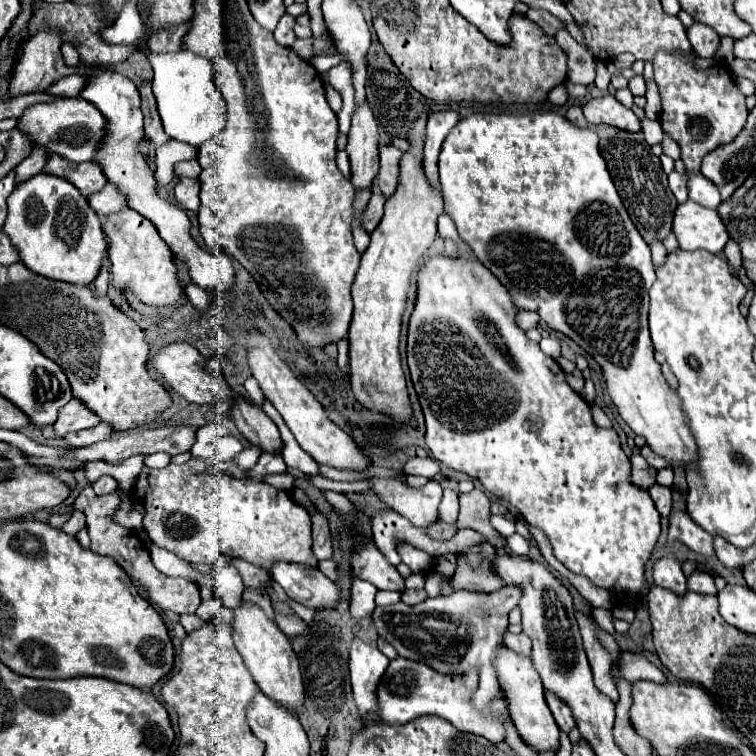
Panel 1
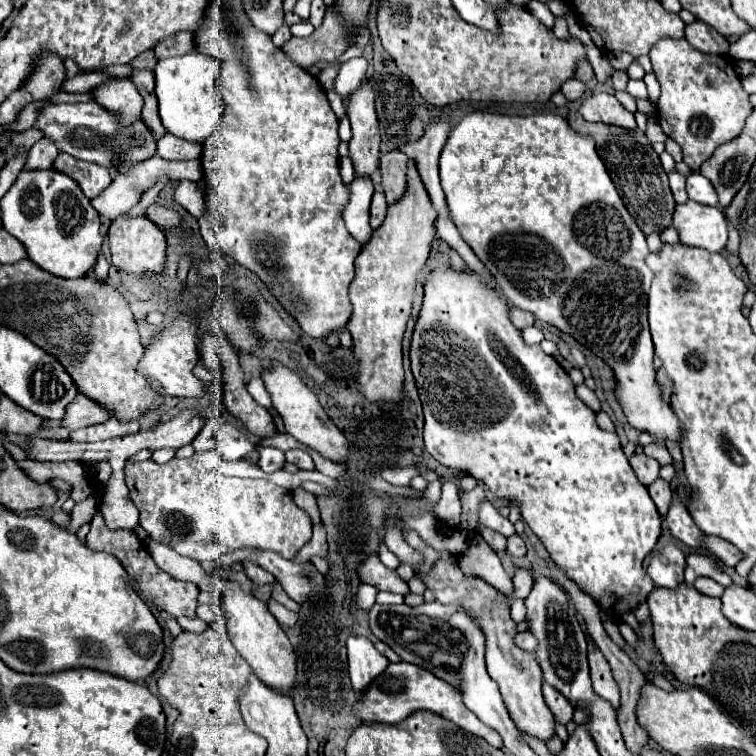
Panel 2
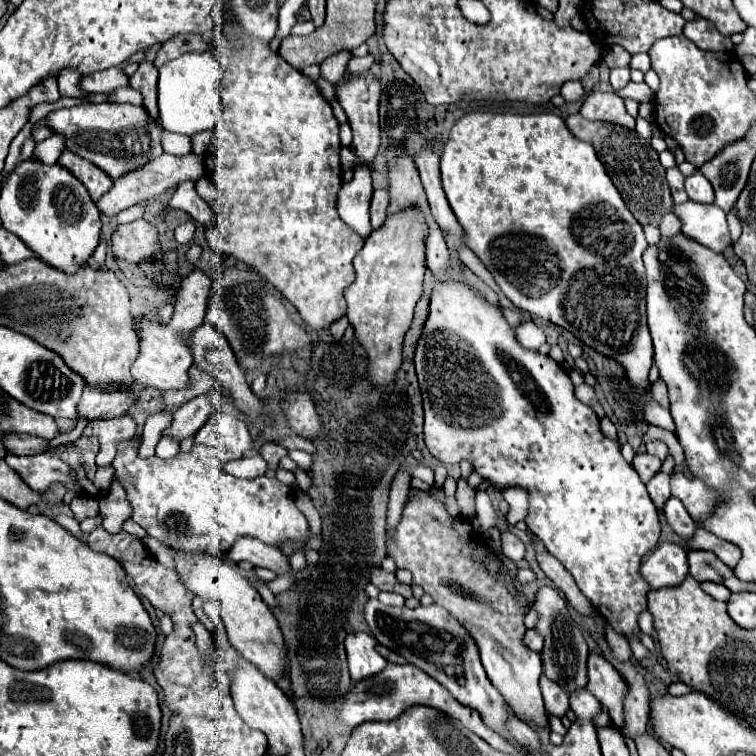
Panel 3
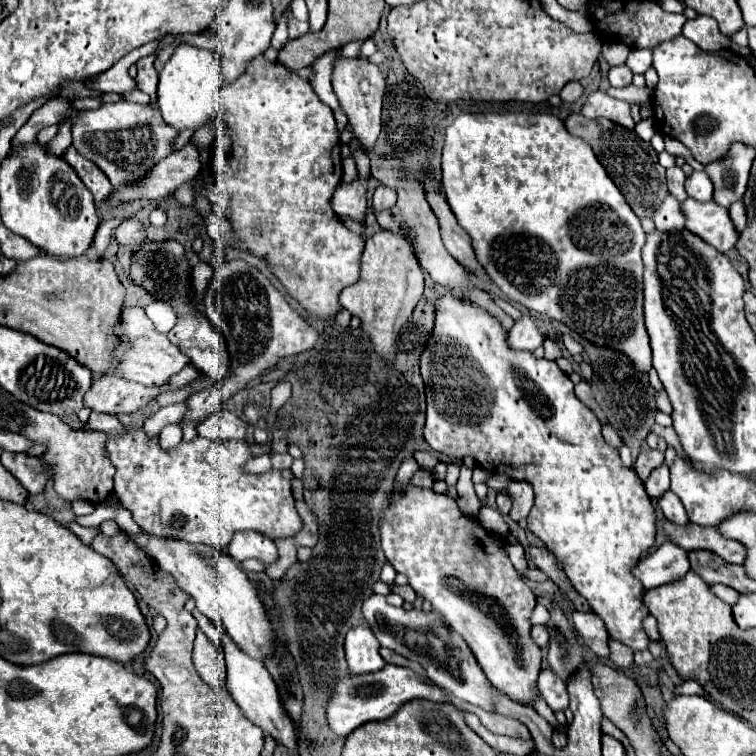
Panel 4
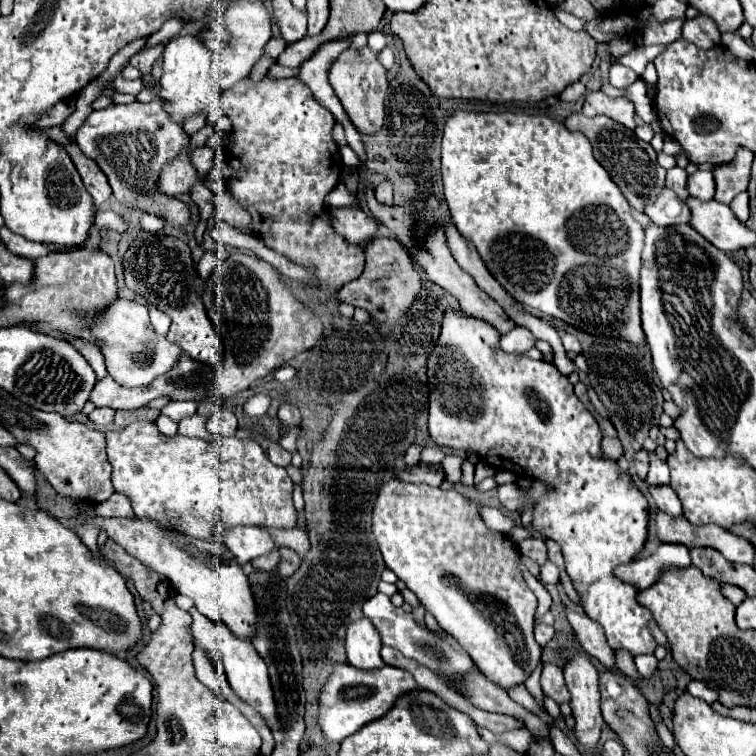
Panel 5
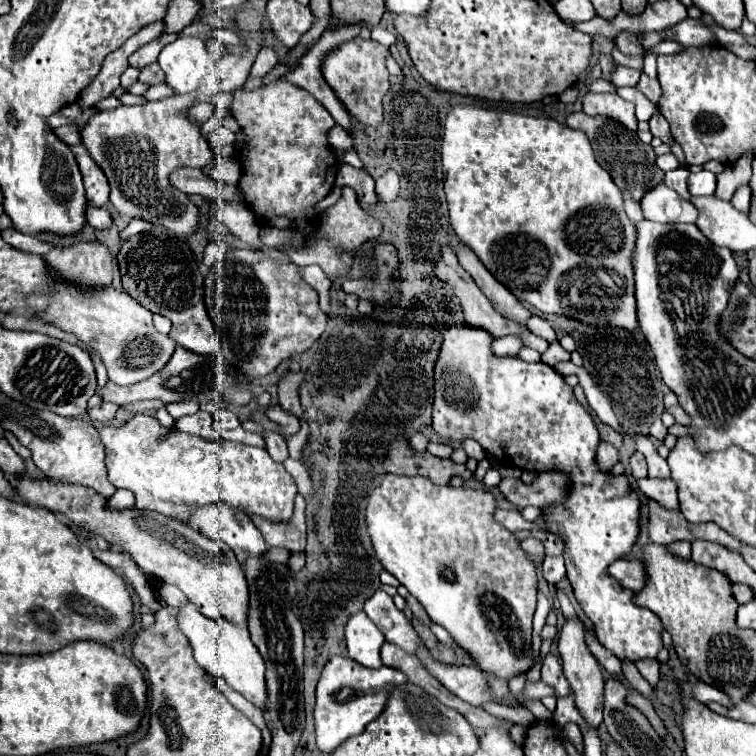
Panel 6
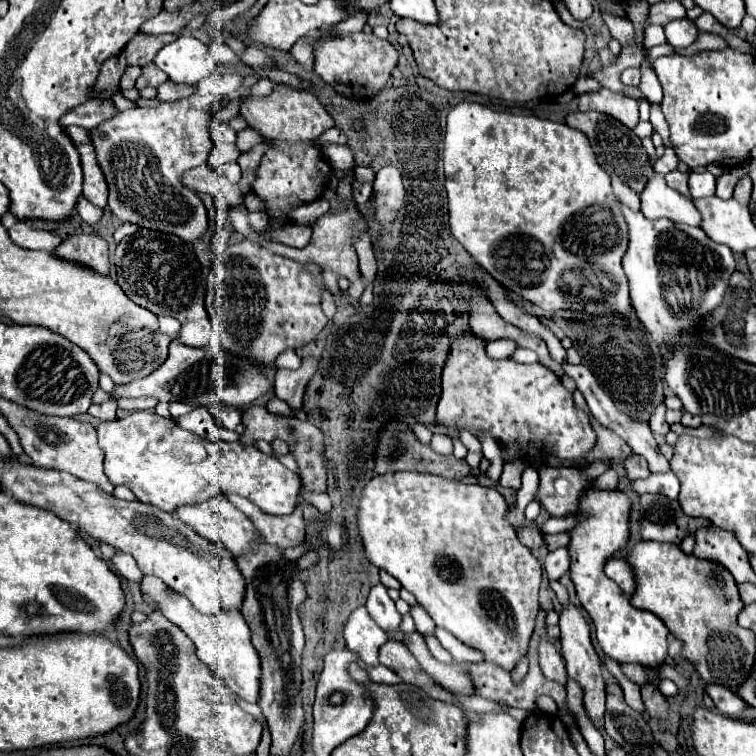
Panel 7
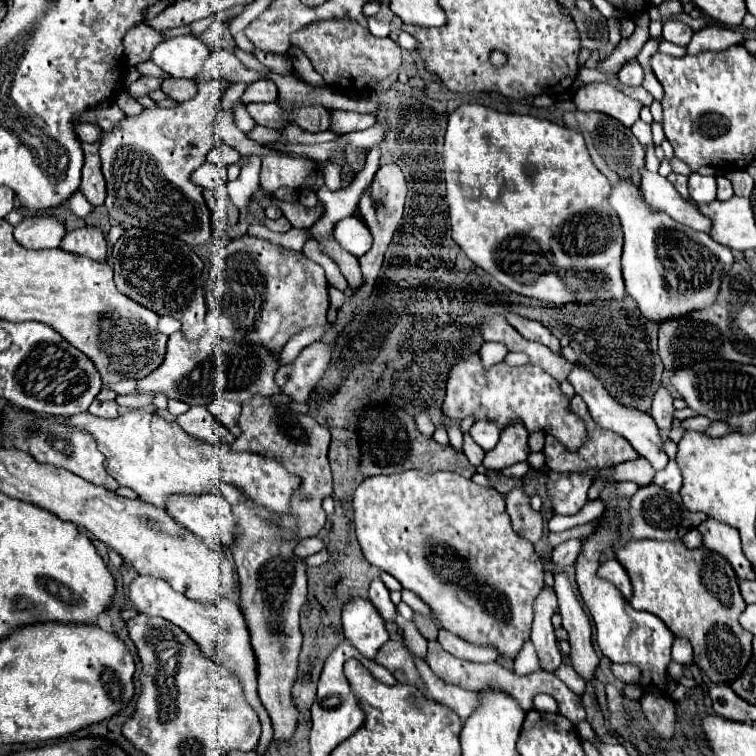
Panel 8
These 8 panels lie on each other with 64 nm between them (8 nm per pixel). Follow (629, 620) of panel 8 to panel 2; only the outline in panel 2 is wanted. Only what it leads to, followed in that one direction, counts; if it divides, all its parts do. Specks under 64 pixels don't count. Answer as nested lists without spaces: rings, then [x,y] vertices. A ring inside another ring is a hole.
[[[450,264],[436,266],[430,272],[430,276],[424,280],[424,300],[422,300],[422,308],[420,308],[416,326],[414,326],[412,342],[410,342],[410,364],[412,364],[412,374],[414,374],[414,380],[416,380],[416,388],[418,388],[418,394],[420,394],[420,400],[422,400],[422,408],[424,408],[424,420],[426,420],[424,422],[424,444],[426,444],[426,450],[432,454],[434,460],[444,464],[446,468],[466,472],[466,474],[474,476],[476,480],[484,482],[488,486],[488,490],[496,498],[516,502],[520,506],[522,518],[532,528],[532,532],[542,540],[542,544],[550,552],[550,558],[560,568],[564,568],[564,572],[574,582],[578,582],[578,586],[586,594],[590,594],[598,602],[598,606],[602,610],[606,610],[610,616],[618,618],[624,612],[628,612],[628,610],[636,608],[638,604],[642,604],[646,600],[646,596],[654,588],[650,576],[642,568],[642,562],[654,550],[654,546],[658,542],[660,514],[658,514],[646,486],[642,486],[636,480],[636,476],[632,472],[632,466],[628,464],[628,458],[622,452],[618,434],[616,432],[604,432],[604,430],[598,428],[598,424],[594,420],[594,412],[576,396],[574,384],[572,384],[568,372],[552,356],[544,354],[540,344],[528,346],[524,342],[522,332],[510,322],[508,300],[504,296],[500,296],[496,288],[498,288],[496,282],[488,282],[478,272],[474,272],[470,268],[456,270]]]

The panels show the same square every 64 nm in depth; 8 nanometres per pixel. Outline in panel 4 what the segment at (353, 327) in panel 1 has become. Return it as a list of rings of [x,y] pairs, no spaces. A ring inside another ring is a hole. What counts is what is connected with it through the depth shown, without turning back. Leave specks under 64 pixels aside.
[[[380,230],[366,240],[366,248],[360,258],[360,278],[356,284],[342,290],[340,302],[352,316],[360,318],[362,332],[368,334],[374,352],[386,366],[396,358],[396,338],[408,324],[418,300],[422,298],[422,290],[424,274],[412,242],[404,234]]]

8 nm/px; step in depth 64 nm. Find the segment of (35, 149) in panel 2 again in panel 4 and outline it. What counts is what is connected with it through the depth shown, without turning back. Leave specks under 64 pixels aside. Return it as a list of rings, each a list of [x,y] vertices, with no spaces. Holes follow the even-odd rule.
[[[62,122],[58,134],[56,134],[44,148],[46,148],[48,154],[52,154],[52,156],[62,156],[62,152],[70,146],[70,142],[72,142],[72,134],[70,134],[70,128],[68,128],[68,122]]]

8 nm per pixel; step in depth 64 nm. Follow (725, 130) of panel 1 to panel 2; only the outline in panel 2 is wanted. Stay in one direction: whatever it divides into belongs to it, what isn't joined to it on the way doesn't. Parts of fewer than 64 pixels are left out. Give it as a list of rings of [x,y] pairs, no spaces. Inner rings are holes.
[[[684,38],[682,40],[662,40],[650,50],[650,60],[654,74],[660,82],[662,94],[658,100],[658,122],[668,138],[682,146],[684,162],[692,172],[698,172],[702,162],[712,156],[712,152],[730,140],[734,140],[746,118],[752,112],[748,94],[740,86],[740,78],[734,70],[734,62],[720,62],[720,56],[704,56],[696,52]]]

